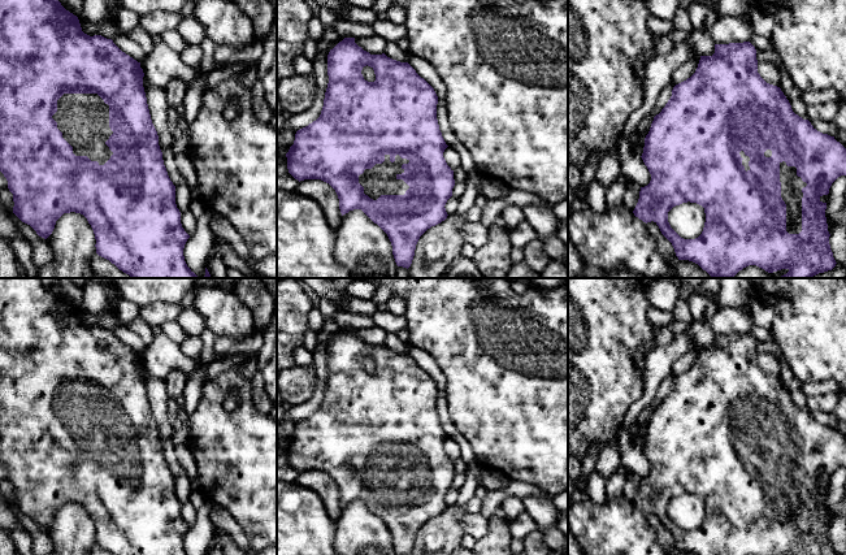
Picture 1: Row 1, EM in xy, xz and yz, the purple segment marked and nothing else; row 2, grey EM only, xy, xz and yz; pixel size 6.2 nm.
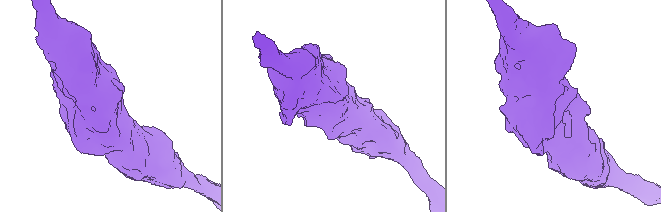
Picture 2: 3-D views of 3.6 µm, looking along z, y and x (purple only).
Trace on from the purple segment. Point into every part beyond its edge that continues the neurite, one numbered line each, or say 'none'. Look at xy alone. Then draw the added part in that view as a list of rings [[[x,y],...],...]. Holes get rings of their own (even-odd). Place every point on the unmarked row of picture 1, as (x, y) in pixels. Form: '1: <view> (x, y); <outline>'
1: xy (83, 410); [[[64,385],[52,409],[75,447],[87,447],[104,456],[113,446],[105,435],[113,425],[109,396],[97,385]]]

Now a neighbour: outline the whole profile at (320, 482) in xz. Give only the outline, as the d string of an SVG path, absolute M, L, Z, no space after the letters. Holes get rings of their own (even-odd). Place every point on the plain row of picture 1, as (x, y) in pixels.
M304 471L299 473L295 482L313 490L322 499L329 517L333 521L338 519L342 512L339 490L329 474L321 471Z

